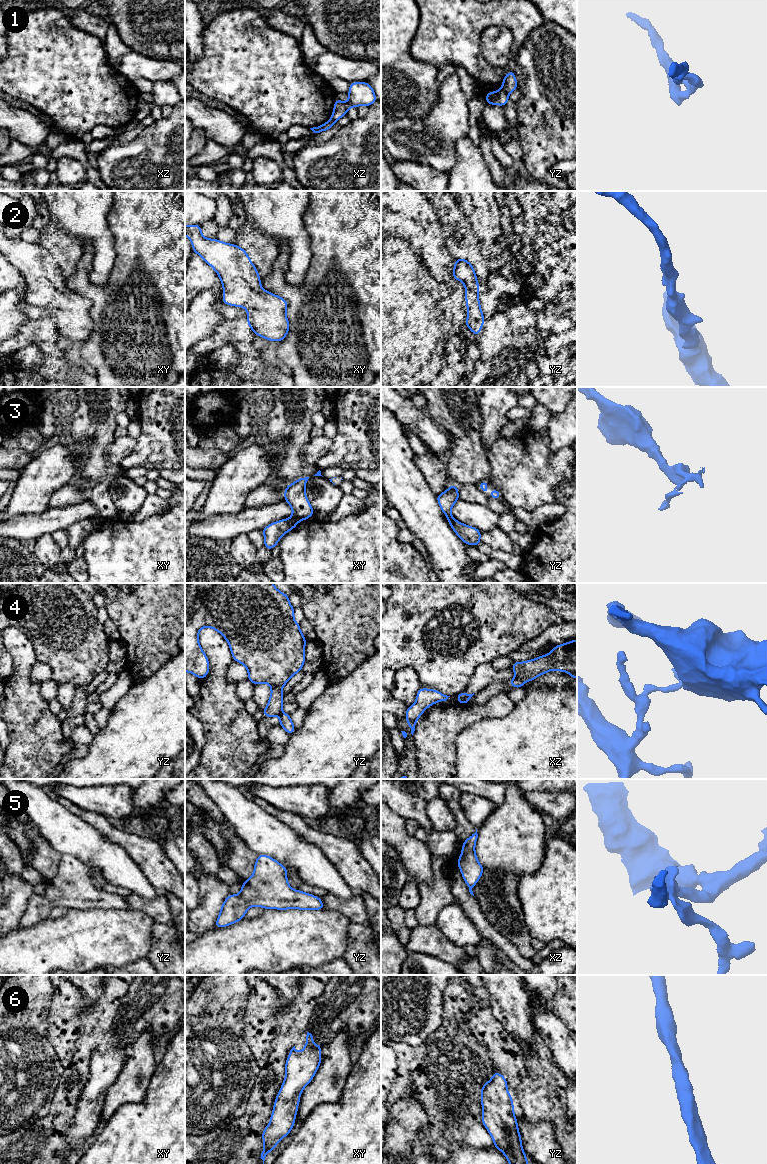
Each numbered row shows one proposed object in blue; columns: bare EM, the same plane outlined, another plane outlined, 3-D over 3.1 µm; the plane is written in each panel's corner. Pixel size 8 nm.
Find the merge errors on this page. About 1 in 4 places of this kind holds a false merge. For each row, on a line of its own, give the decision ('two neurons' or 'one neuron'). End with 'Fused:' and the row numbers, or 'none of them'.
1: two neurons
2: one neuron
3: two neurons
4: two neurons
5: one neuron
6: one neuron
Fused: 1, 3, 4

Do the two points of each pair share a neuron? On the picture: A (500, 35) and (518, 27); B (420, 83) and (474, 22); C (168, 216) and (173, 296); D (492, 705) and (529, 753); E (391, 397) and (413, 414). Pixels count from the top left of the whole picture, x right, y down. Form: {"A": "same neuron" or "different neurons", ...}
{"A": "different neurons", "B": "different neurons", "C": "same neuron", "D": "different neurons", "E": "same neuron"}

